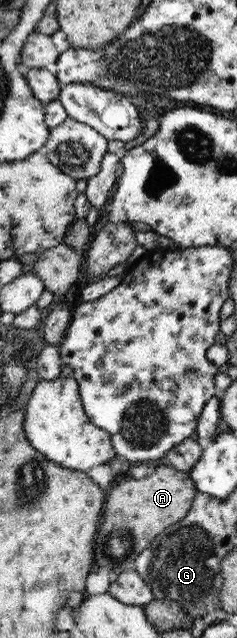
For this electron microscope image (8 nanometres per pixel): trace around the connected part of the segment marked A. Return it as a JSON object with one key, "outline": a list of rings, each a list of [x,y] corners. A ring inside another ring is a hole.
{"outline":[[[168,465],[152,469],[144,478],[121,481],[105,499],[103,512],[108,517],[102,520],[102,533],[98,533],[98,565],[108,565],[108,569],[118,572],[122,561],[136,557],[166,528],[185,519],[197,493],[189,472]]]}

